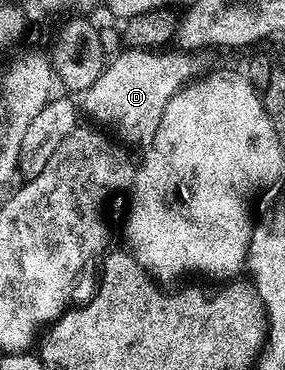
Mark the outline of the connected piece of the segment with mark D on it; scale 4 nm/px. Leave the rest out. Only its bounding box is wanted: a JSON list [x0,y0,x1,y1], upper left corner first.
[83,48,202,149]

